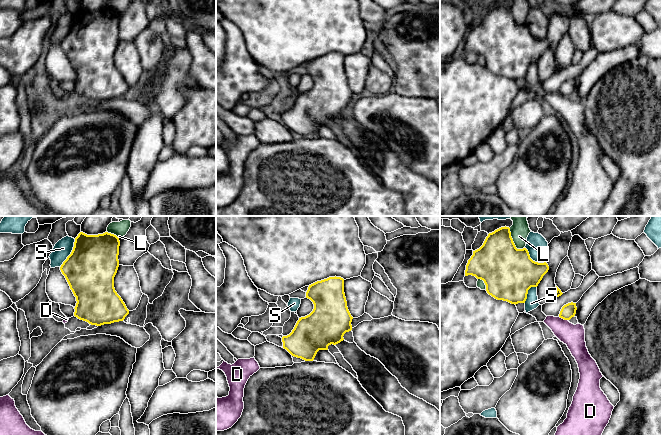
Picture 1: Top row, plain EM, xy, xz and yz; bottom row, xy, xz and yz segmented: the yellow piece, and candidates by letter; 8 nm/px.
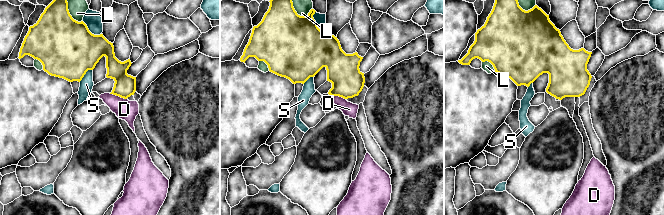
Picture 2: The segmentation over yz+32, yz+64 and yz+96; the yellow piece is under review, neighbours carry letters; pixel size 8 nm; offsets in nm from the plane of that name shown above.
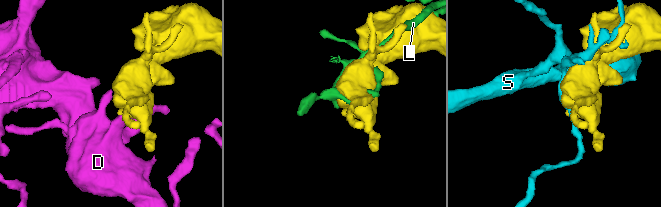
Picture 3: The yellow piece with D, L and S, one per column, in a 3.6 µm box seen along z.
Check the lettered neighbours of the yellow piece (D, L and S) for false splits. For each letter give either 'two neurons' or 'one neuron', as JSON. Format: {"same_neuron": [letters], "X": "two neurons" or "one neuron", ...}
{"same_neuron": [], "D": "two neurons", "L": "two neurons", "S": "two neurons"}

